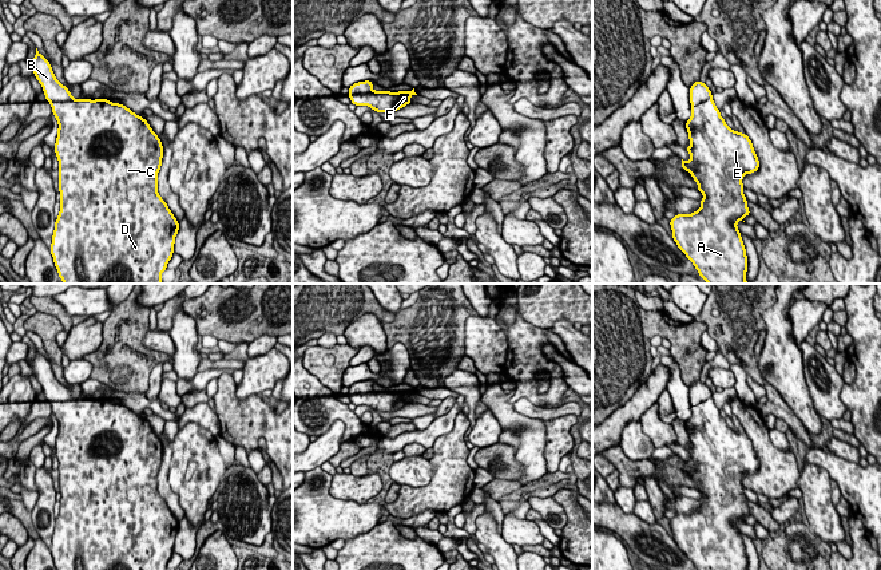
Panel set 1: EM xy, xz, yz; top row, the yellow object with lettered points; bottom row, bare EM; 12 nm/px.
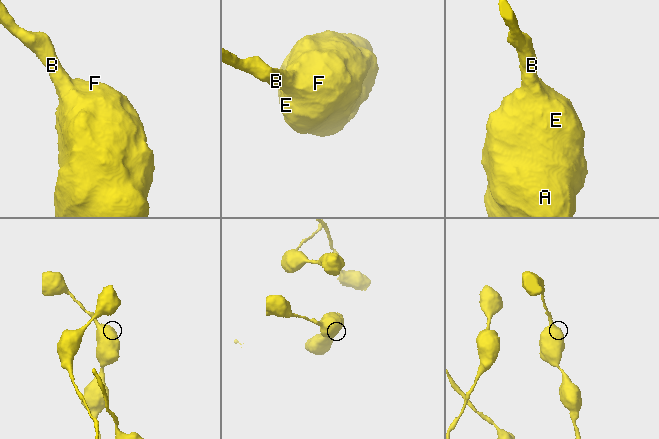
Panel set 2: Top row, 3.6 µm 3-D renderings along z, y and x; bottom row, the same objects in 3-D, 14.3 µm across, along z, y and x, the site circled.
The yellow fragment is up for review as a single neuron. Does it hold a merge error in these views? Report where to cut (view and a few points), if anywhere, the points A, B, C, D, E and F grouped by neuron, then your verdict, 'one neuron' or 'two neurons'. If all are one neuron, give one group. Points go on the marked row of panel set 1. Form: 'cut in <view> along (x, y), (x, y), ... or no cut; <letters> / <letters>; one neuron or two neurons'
no cut; A B C D E F; one neuron

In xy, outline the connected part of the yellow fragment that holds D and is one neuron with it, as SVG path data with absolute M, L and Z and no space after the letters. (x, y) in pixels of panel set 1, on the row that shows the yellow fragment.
M37 48L31 68L59 124L55 153L61 198L49 250L60 280L64 284L163 284L160 274L172 257L179 221L158 193L163 158L159 136L146 119L123 104L108 99L74 99Z

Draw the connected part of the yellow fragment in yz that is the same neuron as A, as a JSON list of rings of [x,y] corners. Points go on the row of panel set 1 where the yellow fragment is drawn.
[[[693,83],[688,95],[693,106],[691,118],[684,123],[691,146],[684,149],[691,159],[682,159],[682,169],[691,173],[698,183],[697,190],[705,197],[699,201],[699,210],[676,214],[670,219],[672,240],[707,284],[747,284],[749,261],[737,223],[751,215],[742,178],[746,173],[753,174],[759,169],[759,159],[750,138],[727,127],[705,83]]]

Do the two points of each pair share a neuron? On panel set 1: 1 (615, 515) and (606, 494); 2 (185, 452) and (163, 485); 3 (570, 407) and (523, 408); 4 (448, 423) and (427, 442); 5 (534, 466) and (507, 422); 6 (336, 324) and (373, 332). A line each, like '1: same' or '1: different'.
1: different
2: different
3: same
4: same
5: same
6: different

